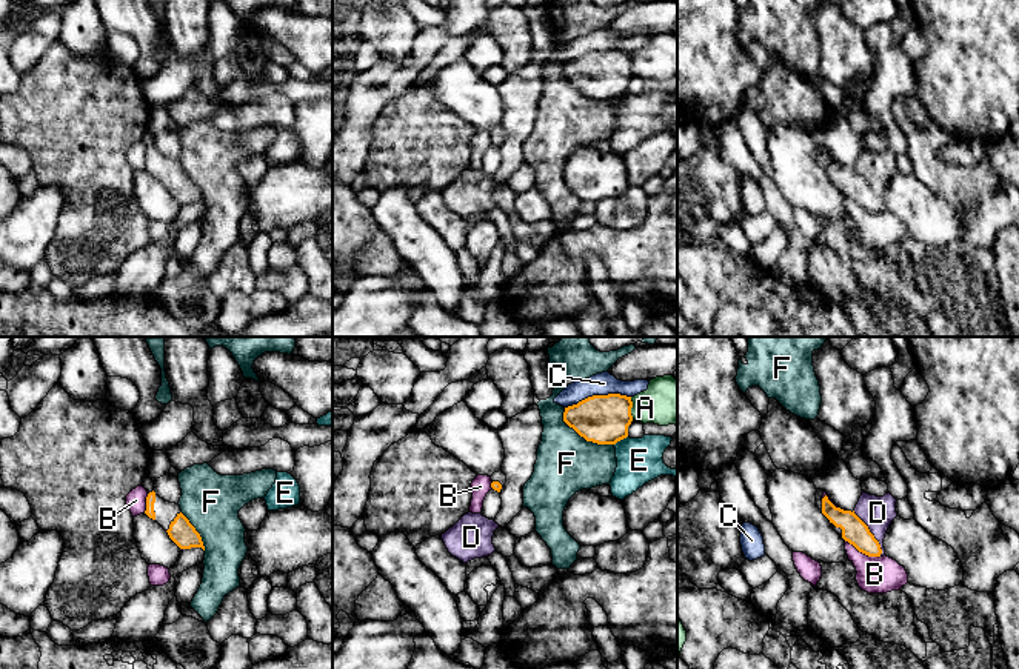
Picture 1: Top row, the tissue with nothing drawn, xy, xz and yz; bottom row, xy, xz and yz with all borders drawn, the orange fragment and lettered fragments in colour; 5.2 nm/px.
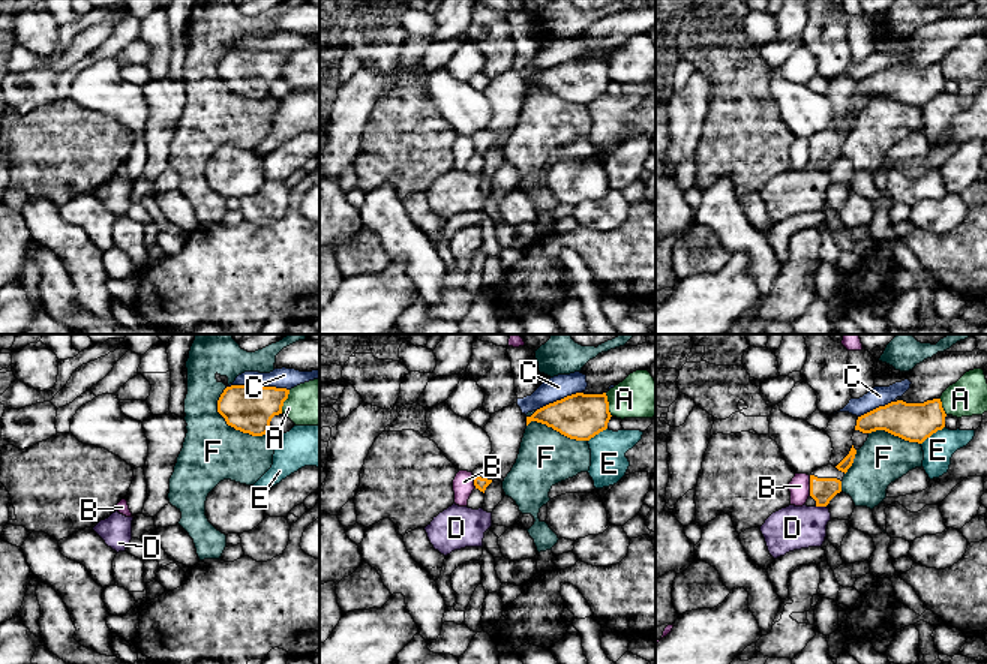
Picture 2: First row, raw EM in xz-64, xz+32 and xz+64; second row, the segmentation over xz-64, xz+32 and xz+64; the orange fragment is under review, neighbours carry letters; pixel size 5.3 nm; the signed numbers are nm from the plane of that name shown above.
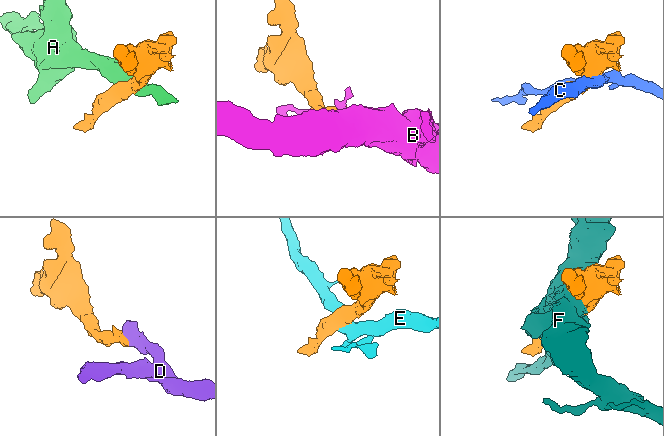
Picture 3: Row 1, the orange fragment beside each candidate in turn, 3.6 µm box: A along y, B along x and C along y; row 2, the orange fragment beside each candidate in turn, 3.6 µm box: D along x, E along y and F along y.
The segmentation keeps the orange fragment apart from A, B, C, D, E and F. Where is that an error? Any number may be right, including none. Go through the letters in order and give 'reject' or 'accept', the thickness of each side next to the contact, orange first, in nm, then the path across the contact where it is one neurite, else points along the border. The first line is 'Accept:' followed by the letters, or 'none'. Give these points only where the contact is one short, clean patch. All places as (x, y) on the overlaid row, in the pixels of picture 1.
Accept: D
A: reject; 260 nm thick on the orange side, 240 nm on the other; border along xz (630, 397), (633, 419)
B: reject; 140 nm thick on the orange side, 190 nm on the other; border along yz (845, 540), (859, 551), (879, 557)
C: reject; 260 nm thick on the orange side, 120 nm on the other
D: accept; 140 nm thick on the orange side, 170 nm on the other; runs through yz (855, 531), (871, 534), (871, 519), (878, 512)
E: reject; 260 nm thick on the orange side, 240 nm on the other; border along xz (627, 436), (614, 445)
F: reject; 260 nm thick on the orange side, 320 nm on the other

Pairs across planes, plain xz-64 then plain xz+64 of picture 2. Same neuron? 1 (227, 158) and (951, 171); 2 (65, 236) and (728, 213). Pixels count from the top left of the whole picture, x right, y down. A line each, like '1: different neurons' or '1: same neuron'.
1: different neurons
2: same neuron

